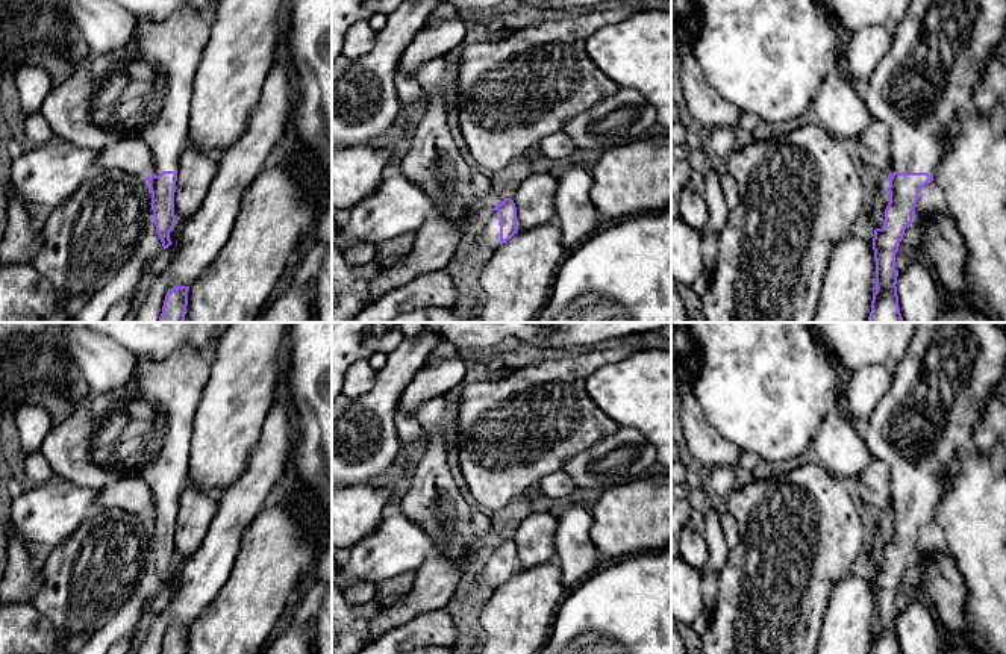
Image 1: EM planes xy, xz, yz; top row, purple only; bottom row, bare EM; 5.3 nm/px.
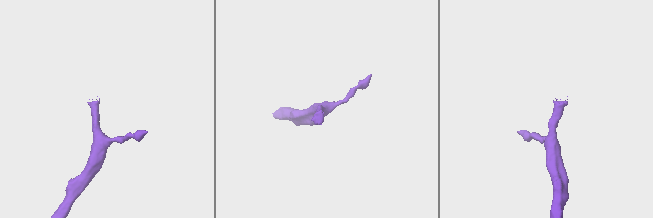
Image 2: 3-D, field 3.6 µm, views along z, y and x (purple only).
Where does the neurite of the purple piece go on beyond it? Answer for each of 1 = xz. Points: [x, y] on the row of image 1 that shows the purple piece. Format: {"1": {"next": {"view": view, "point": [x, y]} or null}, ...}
{"1": {"next": {"view": "xz", "point": [488, 233]}}}

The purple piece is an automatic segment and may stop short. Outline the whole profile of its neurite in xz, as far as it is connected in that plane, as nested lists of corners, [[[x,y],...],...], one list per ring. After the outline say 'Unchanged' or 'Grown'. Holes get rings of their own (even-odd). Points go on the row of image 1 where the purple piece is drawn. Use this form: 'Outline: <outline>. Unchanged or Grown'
Outline: [[[512,198],[497,204],[476,230],[476,239],[488,250],[497,250],[517,233],[517,207]]]. Grown

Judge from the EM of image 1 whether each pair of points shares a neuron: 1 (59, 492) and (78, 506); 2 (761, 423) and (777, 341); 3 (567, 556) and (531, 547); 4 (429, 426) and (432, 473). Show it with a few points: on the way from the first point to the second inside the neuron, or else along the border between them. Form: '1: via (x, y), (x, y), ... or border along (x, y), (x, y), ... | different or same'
1: via (64, 497), (73, 504) | same
2: via (761, 403), (765, 394), (765, 361) | same
3: border along (559, 518), (553, 559) | different
4: via (434, 438), (434, 460) | same

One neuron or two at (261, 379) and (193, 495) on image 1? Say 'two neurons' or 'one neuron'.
one neuron

